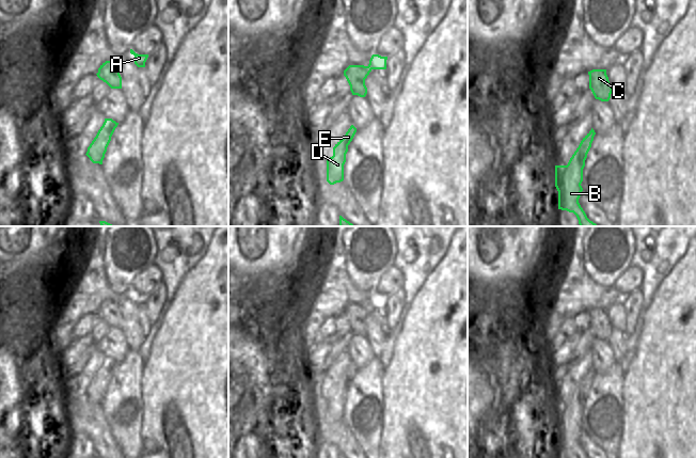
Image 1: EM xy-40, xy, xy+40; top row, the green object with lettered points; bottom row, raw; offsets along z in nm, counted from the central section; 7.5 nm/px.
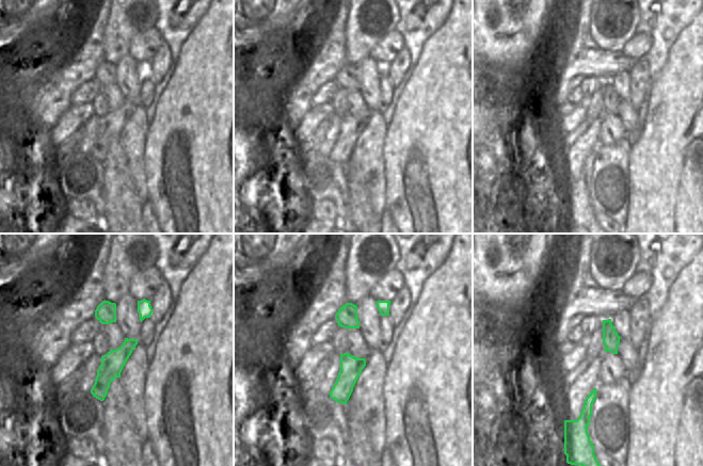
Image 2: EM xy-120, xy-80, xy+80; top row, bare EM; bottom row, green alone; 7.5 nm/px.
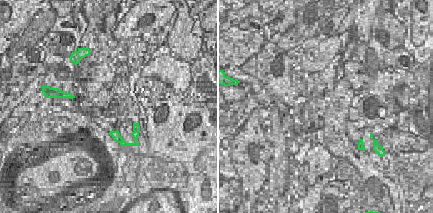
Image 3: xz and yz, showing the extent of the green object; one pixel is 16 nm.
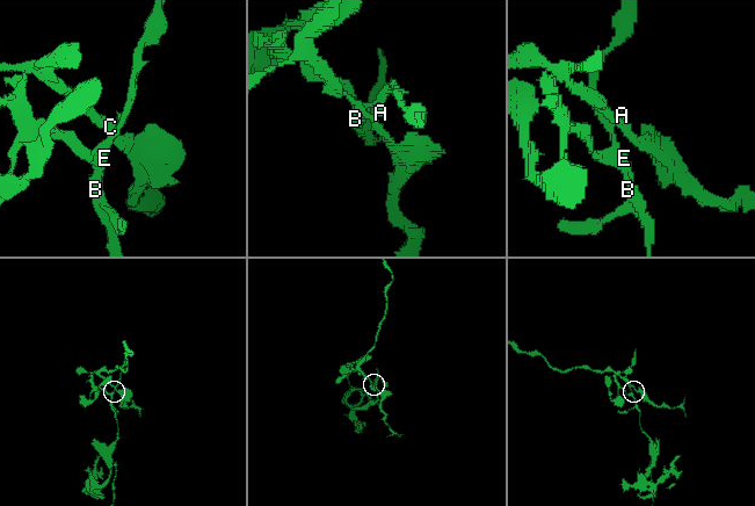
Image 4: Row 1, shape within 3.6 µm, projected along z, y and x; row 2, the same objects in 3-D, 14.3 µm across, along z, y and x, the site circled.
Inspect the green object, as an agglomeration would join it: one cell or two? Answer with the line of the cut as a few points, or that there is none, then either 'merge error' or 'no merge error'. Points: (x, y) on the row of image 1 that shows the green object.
cut xy (366, 66), (370, 69); merge error

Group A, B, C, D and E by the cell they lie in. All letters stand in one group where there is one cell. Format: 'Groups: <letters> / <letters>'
Groups: A B D E / C.

